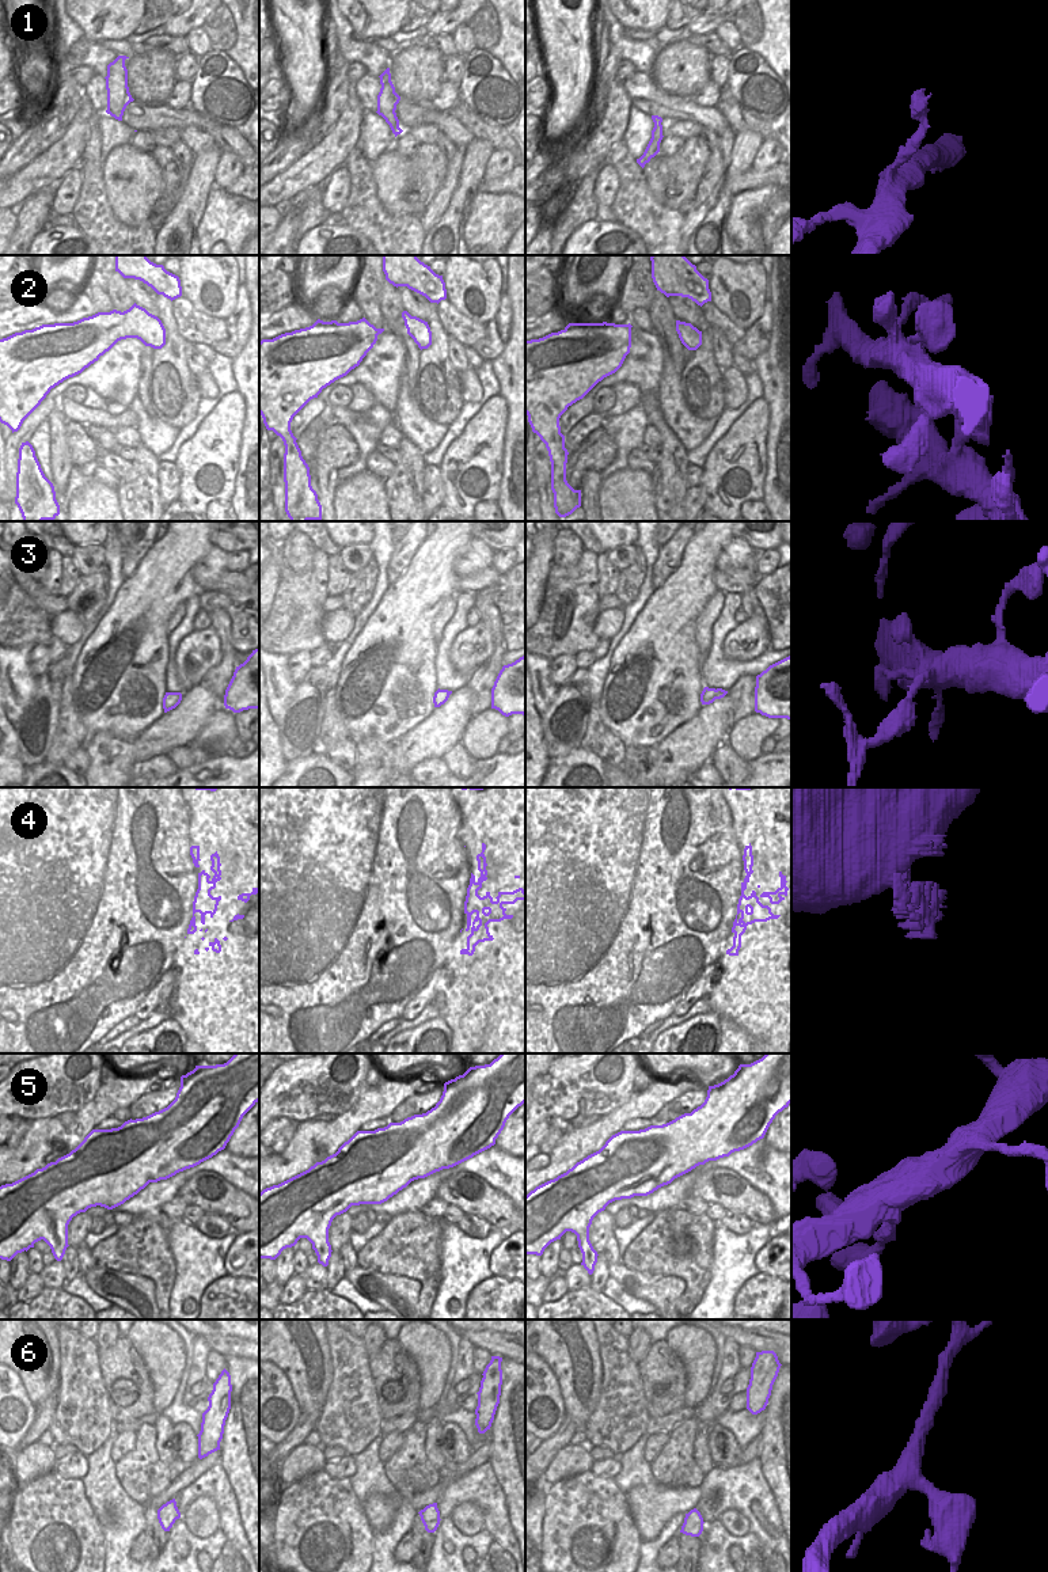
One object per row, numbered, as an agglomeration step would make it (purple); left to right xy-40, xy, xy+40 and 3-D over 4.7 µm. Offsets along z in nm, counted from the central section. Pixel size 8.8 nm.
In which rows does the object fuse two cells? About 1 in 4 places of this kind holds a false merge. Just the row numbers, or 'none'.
3

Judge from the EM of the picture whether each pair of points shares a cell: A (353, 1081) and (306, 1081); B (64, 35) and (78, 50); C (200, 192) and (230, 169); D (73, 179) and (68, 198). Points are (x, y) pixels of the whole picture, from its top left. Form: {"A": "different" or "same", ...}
{"A": "same", "B": "different", "C": "different", "D": "same"}

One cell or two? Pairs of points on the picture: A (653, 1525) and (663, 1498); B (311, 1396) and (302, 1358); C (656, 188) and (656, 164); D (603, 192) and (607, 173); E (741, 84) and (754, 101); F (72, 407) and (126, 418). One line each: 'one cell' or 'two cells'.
A: one cell
B: one cell
C: one cell
D: one cell
E: one cell
F: one cell

